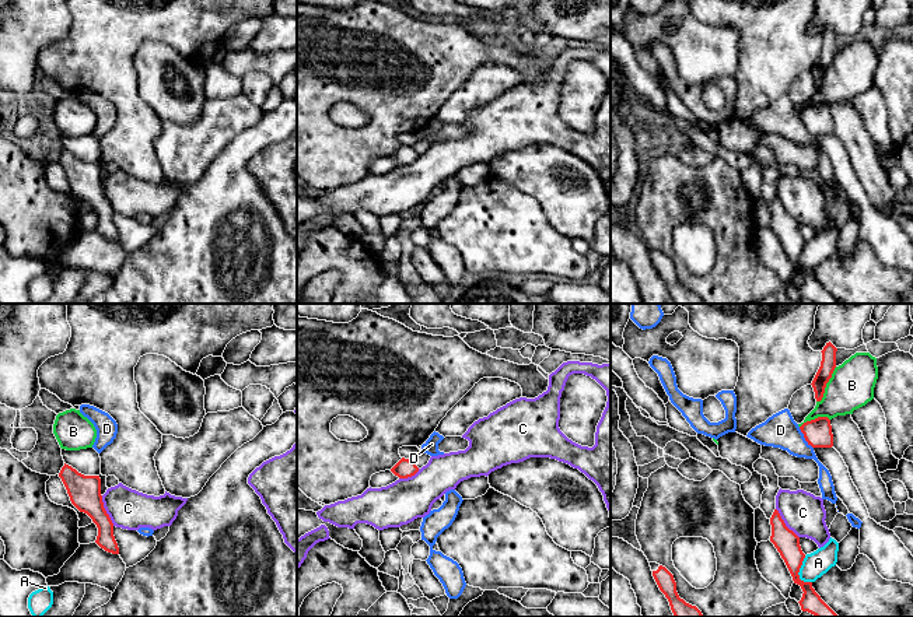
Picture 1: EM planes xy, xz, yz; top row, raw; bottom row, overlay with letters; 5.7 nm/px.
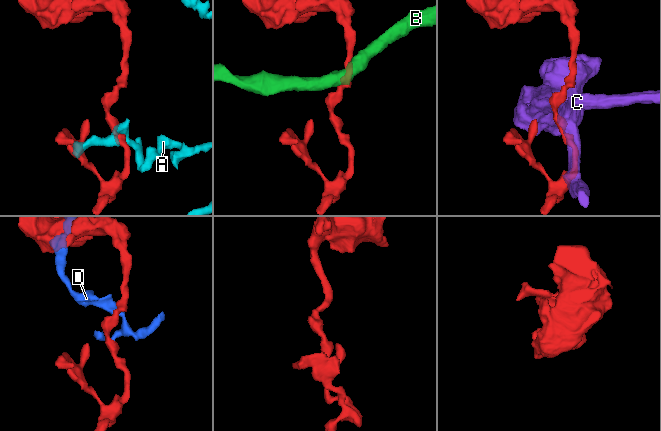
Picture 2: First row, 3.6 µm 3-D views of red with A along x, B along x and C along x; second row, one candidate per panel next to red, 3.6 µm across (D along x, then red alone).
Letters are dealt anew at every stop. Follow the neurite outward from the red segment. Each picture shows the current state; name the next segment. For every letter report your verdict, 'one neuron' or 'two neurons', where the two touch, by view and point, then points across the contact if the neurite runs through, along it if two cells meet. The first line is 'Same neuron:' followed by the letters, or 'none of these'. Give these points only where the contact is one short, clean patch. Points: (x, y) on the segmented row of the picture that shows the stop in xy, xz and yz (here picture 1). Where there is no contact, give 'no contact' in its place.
Same neuron: none of these
A: two neurons; meets red in yz at (798, 571)
B: two neurons; meets red in yz at (825, 385)
C: two neurons; meets red in xy at (105, 511); border along xy (101, 495), (104, 509), (114, 525)
D: two neurons; meets red in yz at (804, 437)

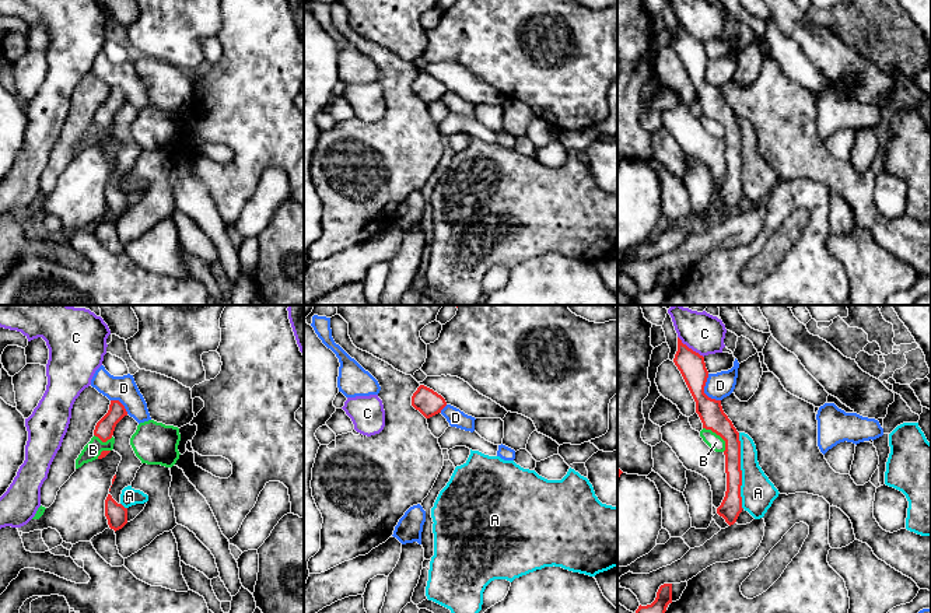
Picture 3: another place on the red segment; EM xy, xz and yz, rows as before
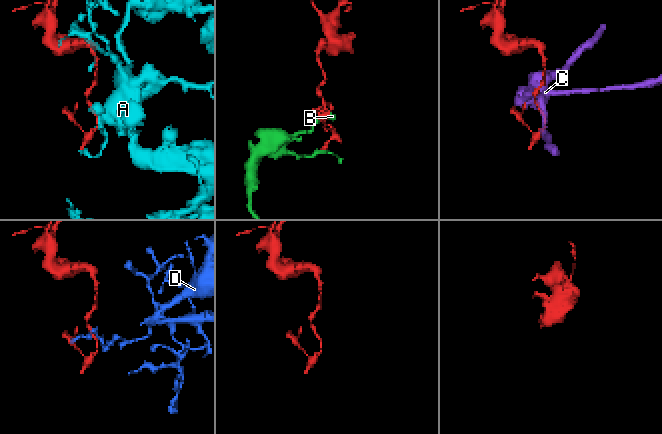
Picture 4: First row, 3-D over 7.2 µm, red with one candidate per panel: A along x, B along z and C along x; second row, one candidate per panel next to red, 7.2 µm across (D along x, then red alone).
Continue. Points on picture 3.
Same neuron: none of these
A: two neurons; meets red in yz at (741, 470); border along yz (738, 433), (741, 505), (744, 508)
B: two neurons; meets red in yz at (718, 434); border along yz (703, 427), (714, 431), (724, 441), (724, 451)
C: two neurons; meets red in yz at (690, 349); border along yz (678, 336), (703, 357)
D: two neurons; meets red in yz at (703, 391)

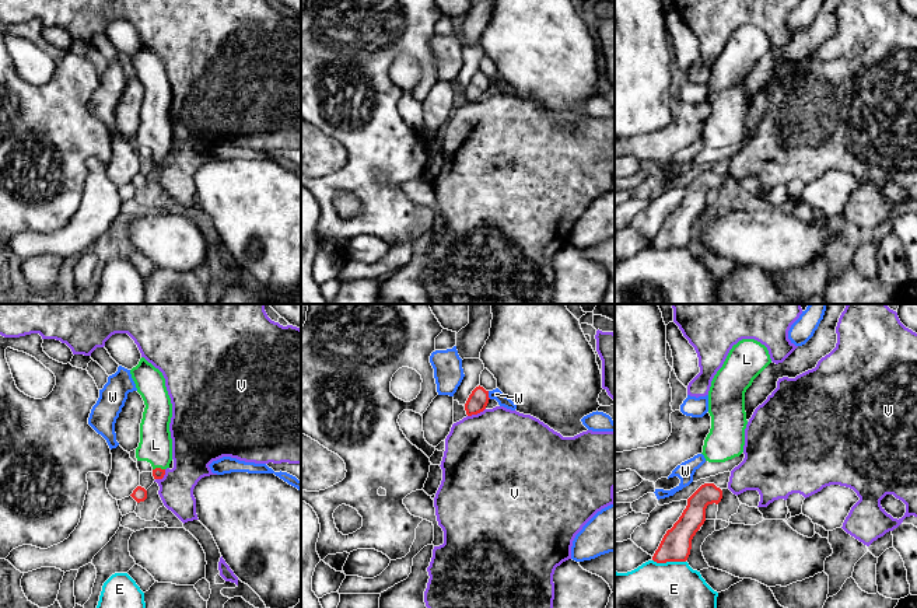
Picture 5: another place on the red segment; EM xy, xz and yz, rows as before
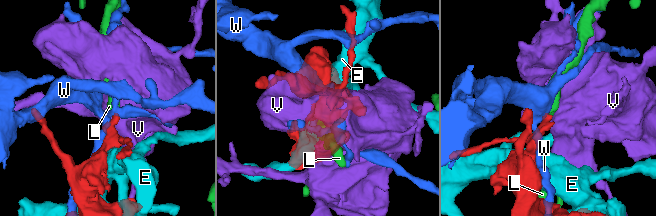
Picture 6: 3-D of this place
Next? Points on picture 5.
Same neuron: L
E: two neurons; meets red in yz at (669, 561)
L: one neuron; meets red in xy at (158, 468); runs through xy (158, 474), (158, 468), (156, 444)
V: two neurons; meets red in xz at (476, 413); border along xz (485, 408), (468, 416)
W: two neurons; meets red in xz at (487, 395)

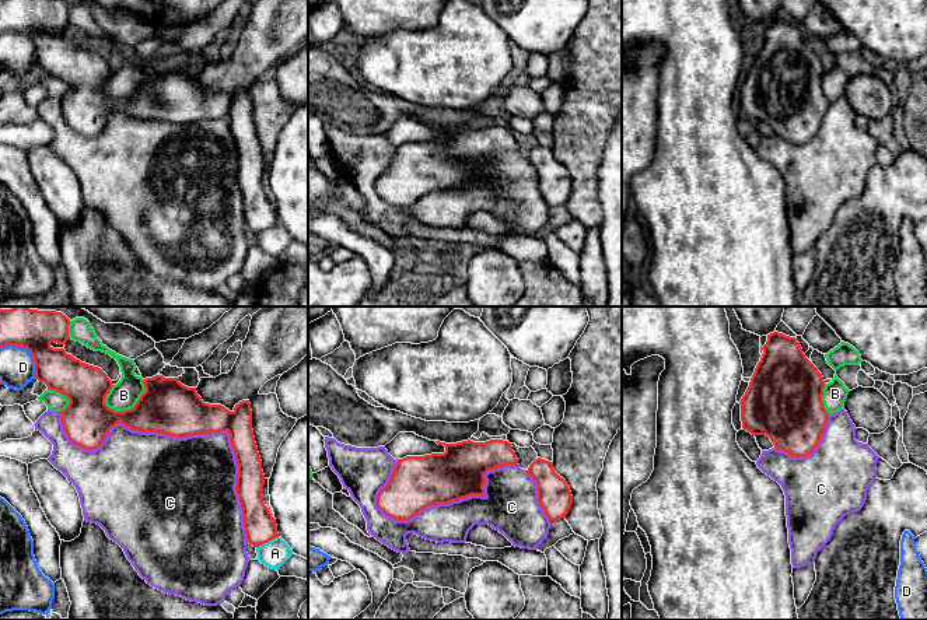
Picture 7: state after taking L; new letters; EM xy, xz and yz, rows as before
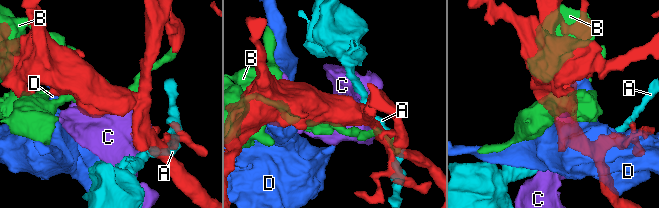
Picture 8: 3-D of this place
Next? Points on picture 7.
Same neuron: C
A: two neurons; meets red in xy at (266, 542)
B: two neurons; meets red in xy at (130, 409)
C: one neuron; meets red in xy at (186, 435)
D: two neurons; meets red in xy at (28, 350)

